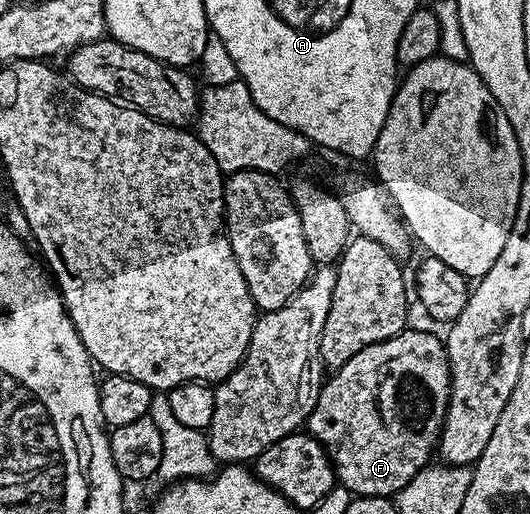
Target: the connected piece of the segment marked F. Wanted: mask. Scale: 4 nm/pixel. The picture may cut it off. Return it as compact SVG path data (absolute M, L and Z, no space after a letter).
M404 329L400 335L369 345L361 353L353 353L345 365L334 368L319 388L319 396L307 418L306 434L326 449L335 466L338 486L350 491L352 496L395 497L436 454L451 400L451 366L440 336L438 339L431 331L411 330Z

